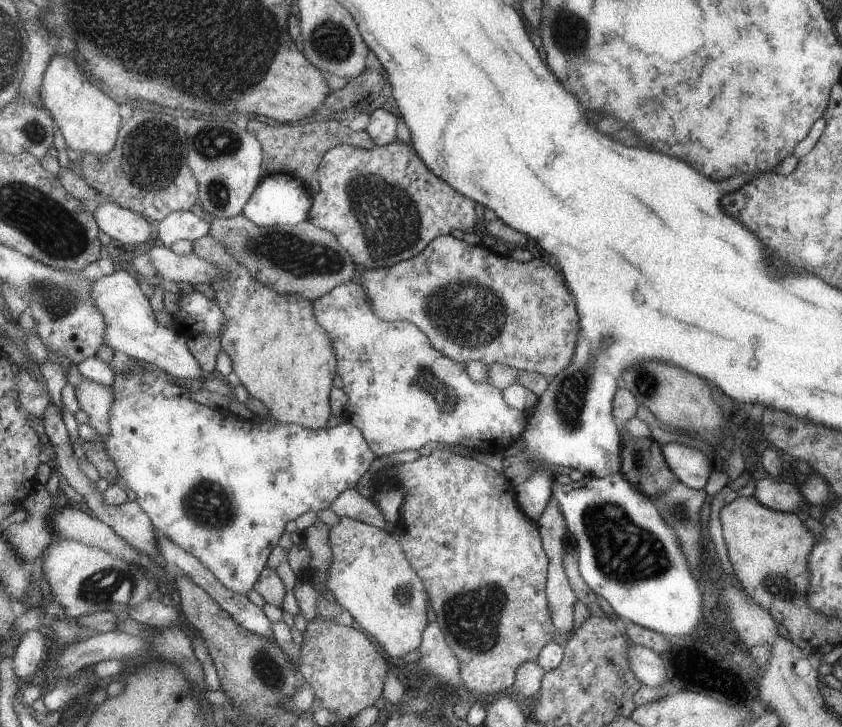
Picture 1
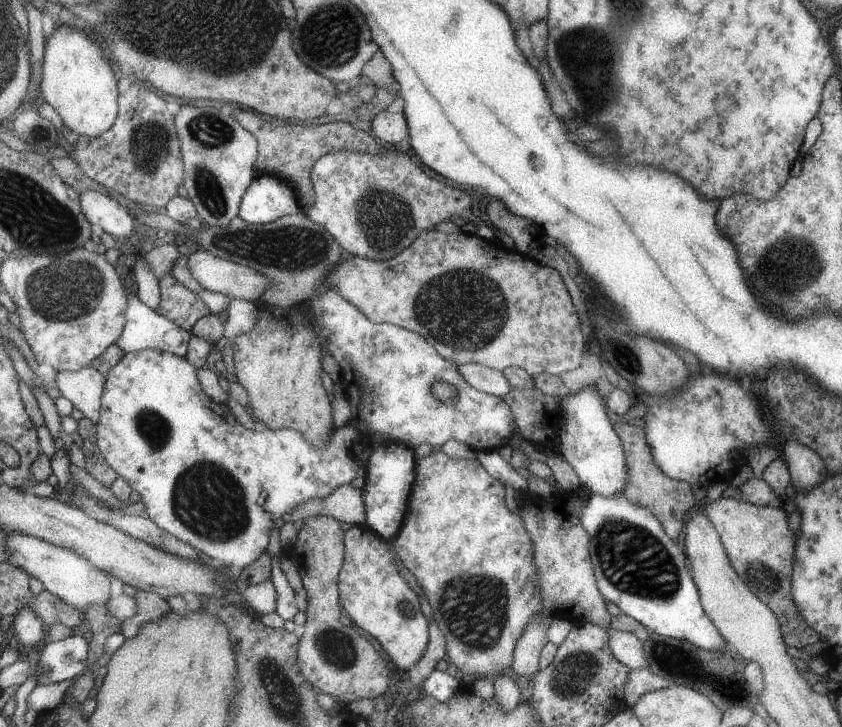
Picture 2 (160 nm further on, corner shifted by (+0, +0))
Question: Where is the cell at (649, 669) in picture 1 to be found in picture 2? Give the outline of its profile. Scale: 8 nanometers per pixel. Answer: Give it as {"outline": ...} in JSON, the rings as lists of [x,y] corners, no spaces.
{"outline":[[[609,628],[609,650],[613,657],[629,670],[636,668],[645,668],[645,650],[643,650],[642,642],[633,634],[627,632],[612,631]]]}

